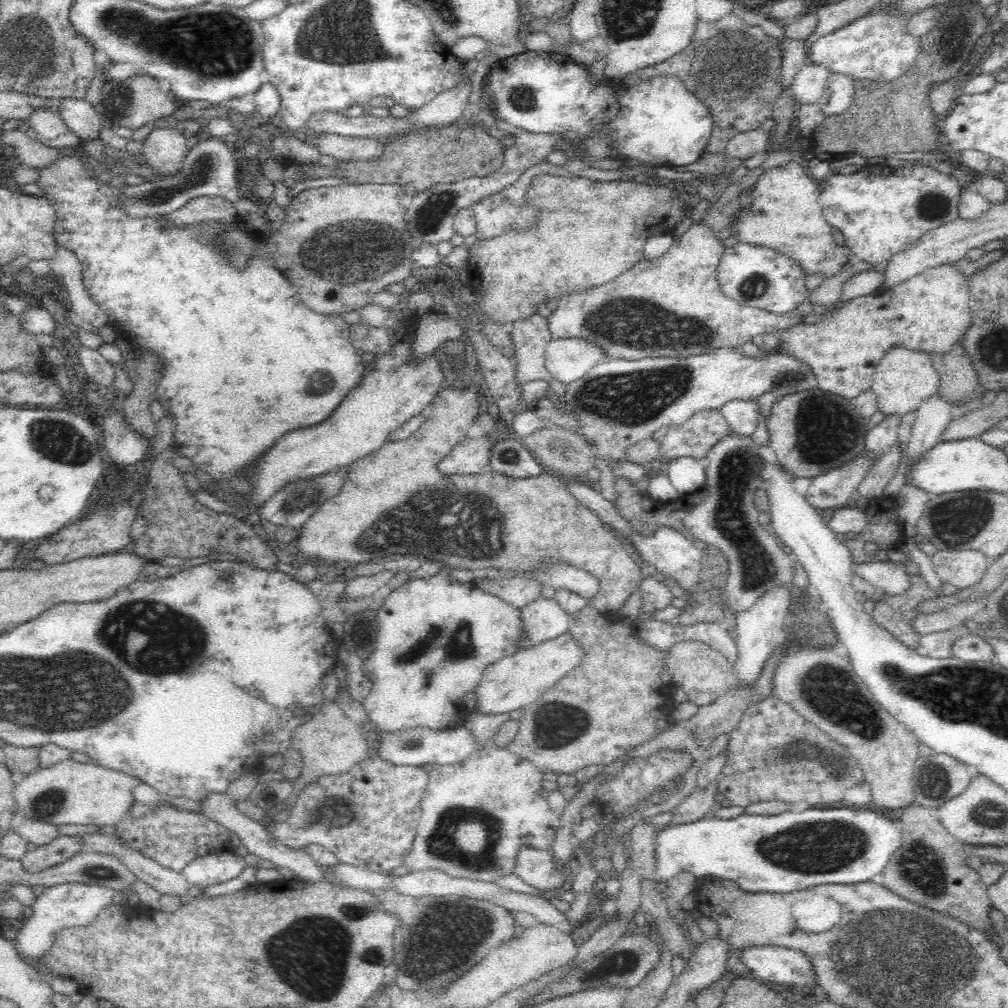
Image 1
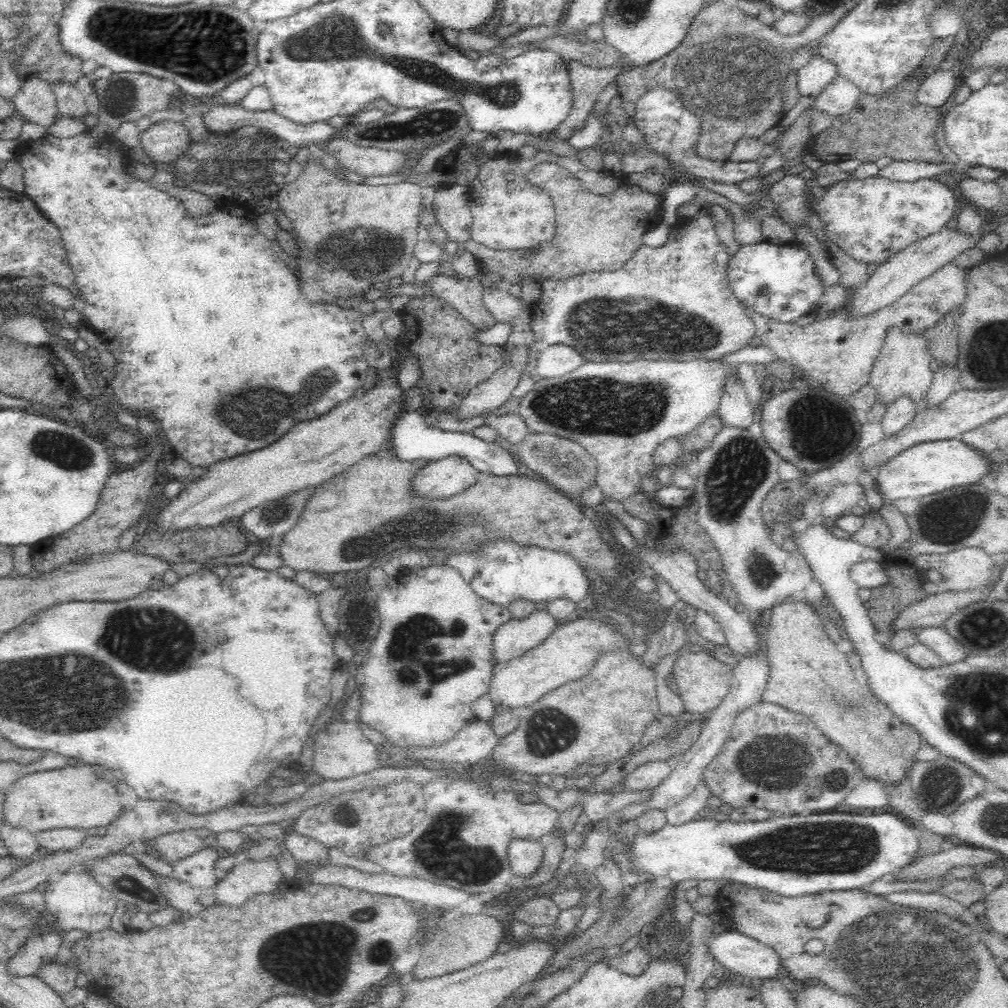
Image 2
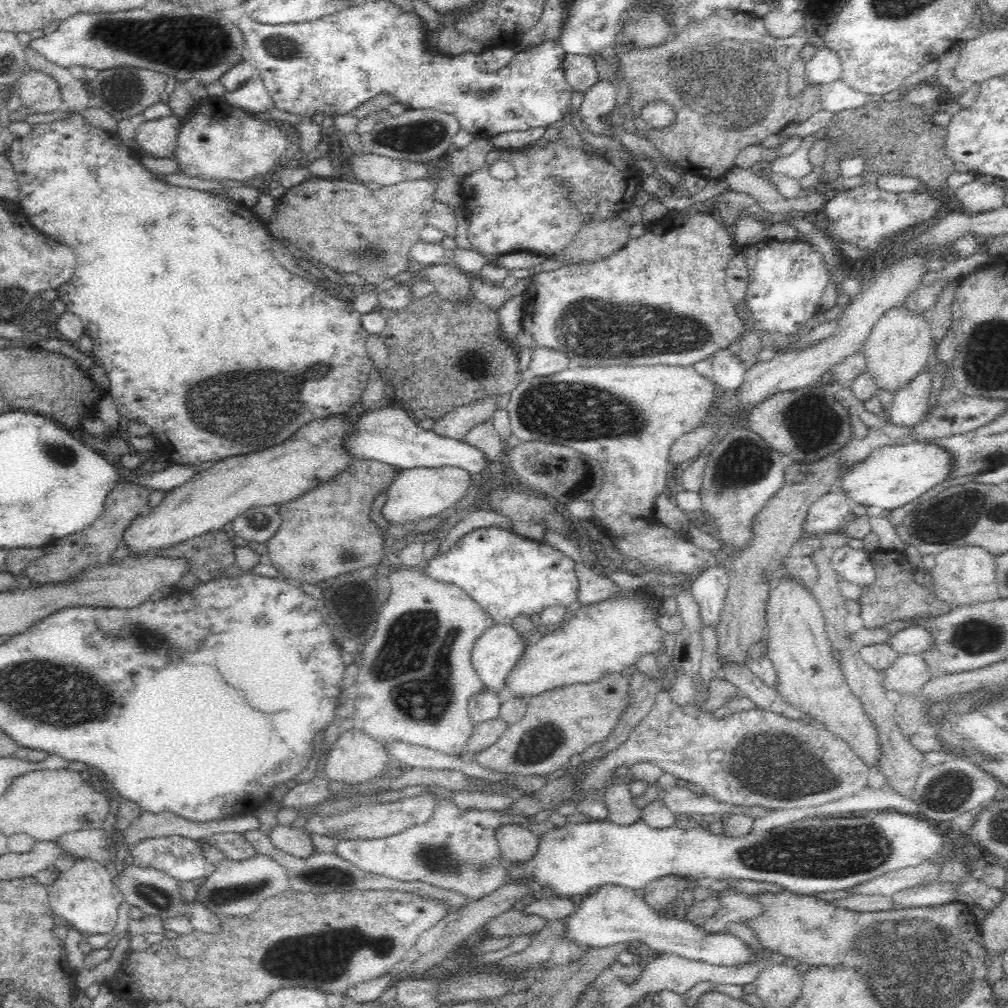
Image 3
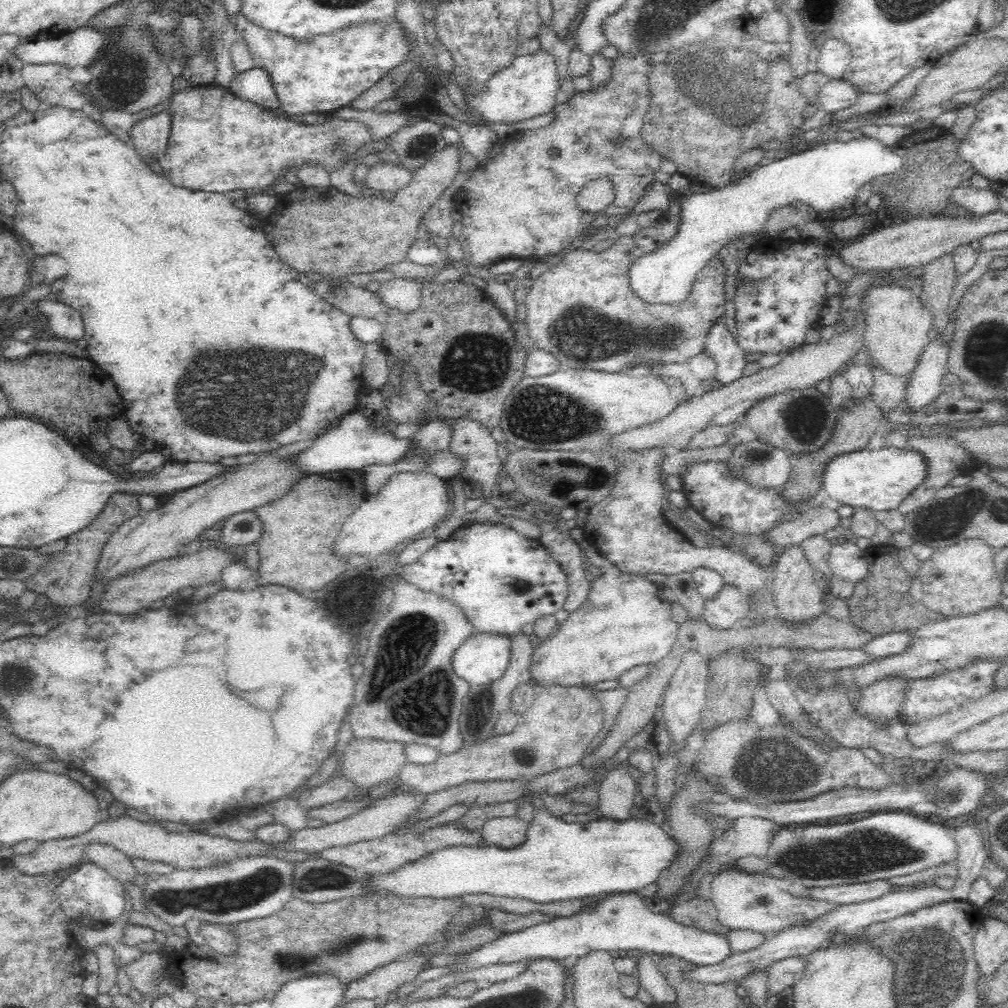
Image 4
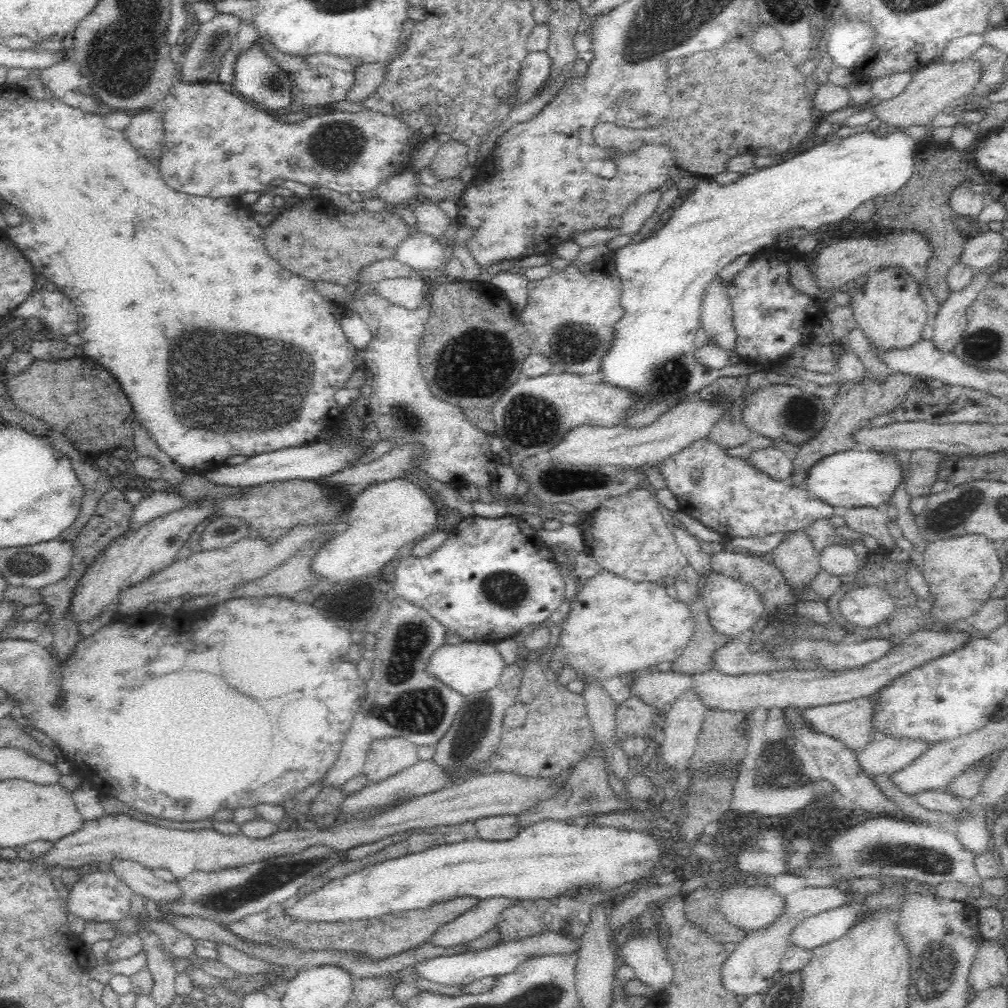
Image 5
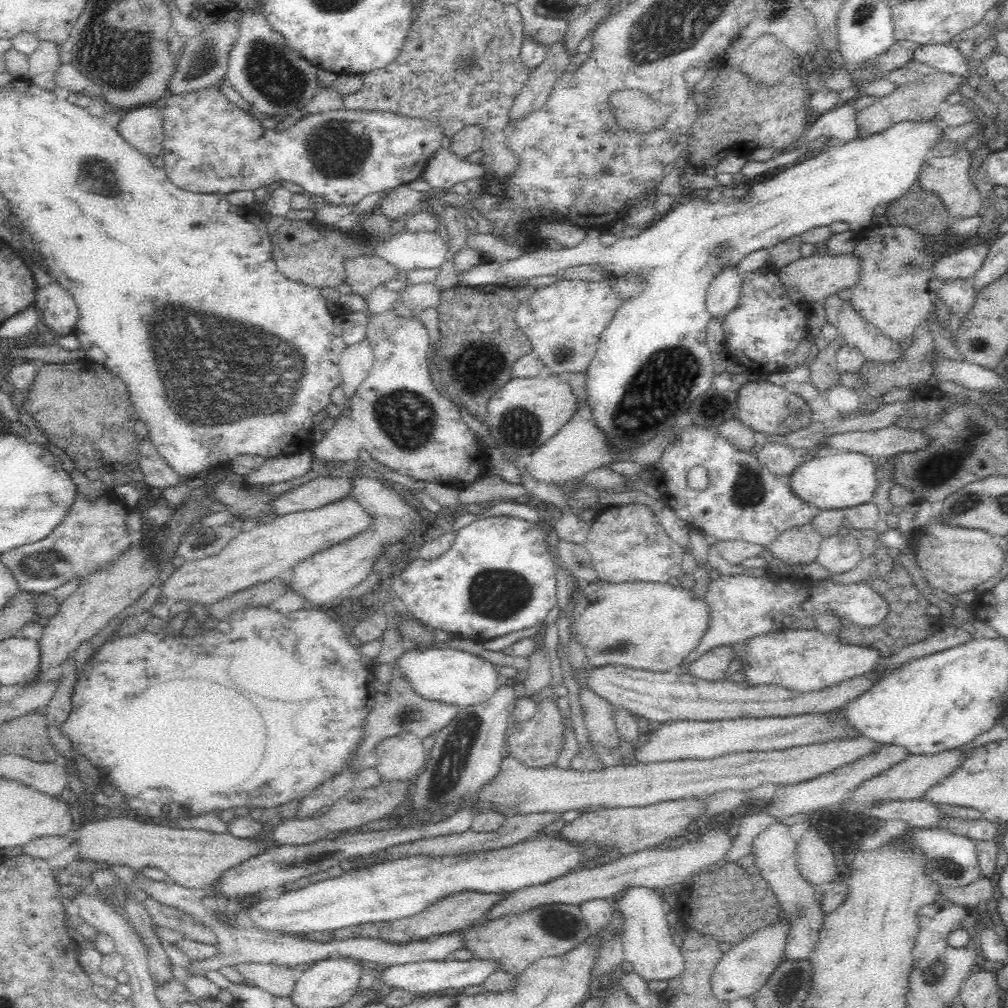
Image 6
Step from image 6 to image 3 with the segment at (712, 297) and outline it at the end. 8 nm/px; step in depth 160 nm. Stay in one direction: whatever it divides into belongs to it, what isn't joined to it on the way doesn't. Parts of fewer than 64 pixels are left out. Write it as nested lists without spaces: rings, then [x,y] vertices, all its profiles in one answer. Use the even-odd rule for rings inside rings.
[[[728,348],[719,349],[712,354],[712,379],[719,392],[732,392],[744,380],[746,367]]]

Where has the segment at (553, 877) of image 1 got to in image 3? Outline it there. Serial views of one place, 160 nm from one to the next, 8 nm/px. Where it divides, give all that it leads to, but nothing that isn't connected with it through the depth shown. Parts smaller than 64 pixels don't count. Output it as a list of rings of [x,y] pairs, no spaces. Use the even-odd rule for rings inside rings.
[[[515,824],[501,825],[495,829],[500,856],[505,863],[528,862],[538,850],[538,838],[526,828]]]

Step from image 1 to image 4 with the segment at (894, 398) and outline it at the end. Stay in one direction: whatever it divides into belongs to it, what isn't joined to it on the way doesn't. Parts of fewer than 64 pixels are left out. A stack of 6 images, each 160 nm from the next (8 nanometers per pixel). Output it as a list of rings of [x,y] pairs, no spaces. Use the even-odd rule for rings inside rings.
[[[894,282],[868,288],[860,295],[860,300],[860,316],[865,318],[864,343],[873,362],[883,366],[888,375],[893,374],[902,378],[908,372],[913,372],[919,363],[924,348],[931,342],[928,334],[933,325],[933,315],[924,307],[918,296],[918,291]]]

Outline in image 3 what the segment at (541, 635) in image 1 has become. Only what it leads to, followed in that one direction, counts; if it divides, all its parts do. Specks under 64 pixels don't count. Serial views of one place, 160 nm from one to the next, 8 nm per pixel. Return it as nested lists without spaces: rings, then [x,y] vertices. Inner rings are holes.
[[[511,624],[494,625],[486,628],[472,644],[470,663],[484,686],[499,693],[525,647],[526,641]]]

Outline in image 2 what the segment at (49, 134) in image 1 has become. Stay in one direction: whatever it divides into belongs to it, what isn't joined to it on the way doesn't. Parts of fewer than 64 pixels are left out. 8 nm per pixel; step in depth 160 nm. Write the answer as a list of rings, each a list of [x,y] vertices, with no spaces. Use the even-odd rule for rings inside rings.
[[[38,76],[29,77],[22,82],[12,99],[16,113],[26,121],[49,127],[56,122],[57,100],[53,87]]]

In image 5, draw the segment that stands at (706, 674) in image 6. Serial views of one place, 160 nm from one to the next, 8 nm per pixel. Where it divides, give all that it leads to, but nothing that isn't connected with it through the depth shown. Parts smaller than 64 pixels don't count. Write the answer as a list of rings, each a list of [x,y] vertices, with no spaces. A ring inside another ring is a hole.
[[[744,632],[730,639],[714,652],[712,669],[728,676],[750,673],[771,673],[784,668],[784,663],[776,663],[768,653],[751,653],[748,646],[753,635]]]

